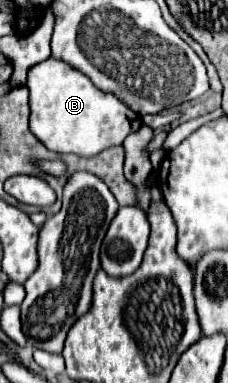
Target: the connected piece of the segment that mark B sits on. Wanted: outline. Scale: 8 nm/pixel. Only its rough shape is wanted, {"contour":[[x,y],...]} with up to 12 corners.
{"contour":[[49,57],[29,69],[31,133],[91,157],[141,125]]}

